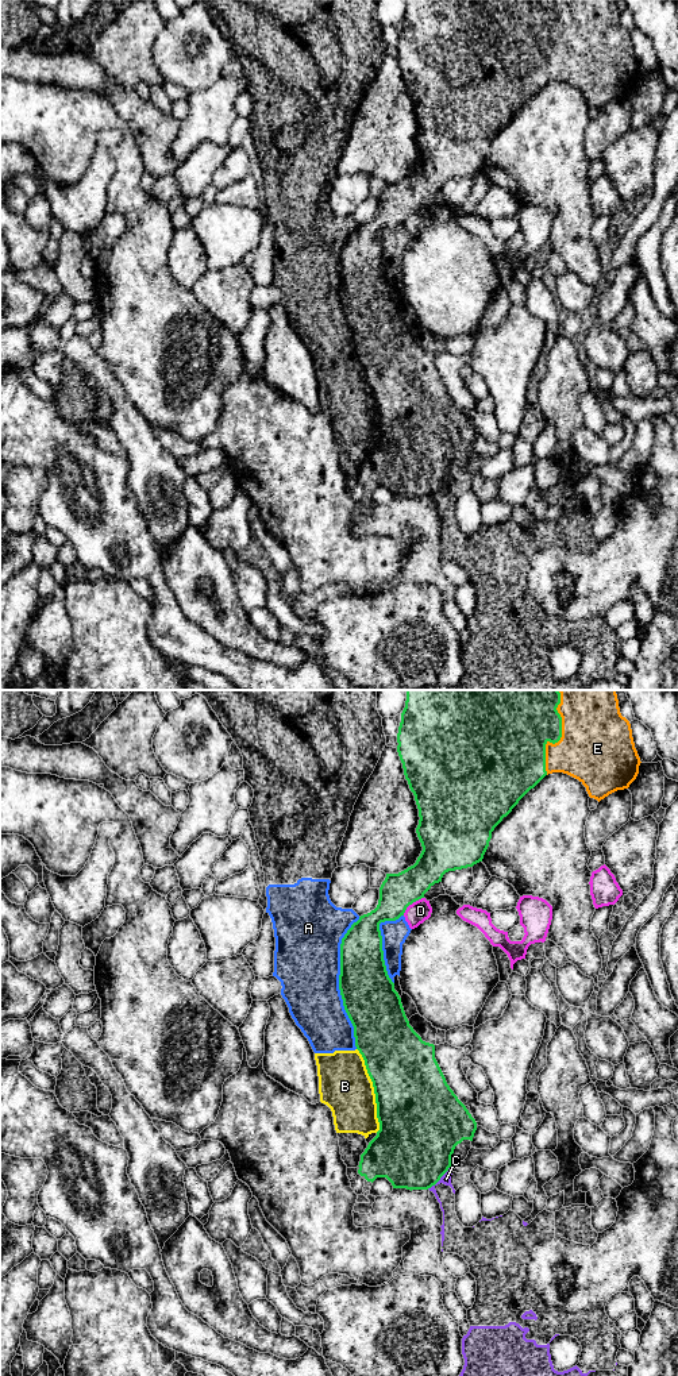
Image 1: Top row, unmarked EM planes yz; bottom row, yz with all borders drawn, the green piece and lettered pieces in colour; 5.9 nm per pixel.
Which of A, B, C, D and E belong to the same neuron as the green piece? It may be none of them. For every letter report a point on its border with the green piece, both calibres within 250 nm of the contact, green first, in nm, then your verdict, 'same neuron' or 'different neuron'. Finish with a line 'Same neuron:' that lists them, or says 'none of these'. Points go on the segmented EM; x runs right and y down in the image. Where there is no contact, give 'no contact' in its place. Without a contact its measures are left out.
A: contact yz (339, 983); calibres 320 and 400 nm; different neuron
B: contact yz (374, 1090); calibres 440 and 320 nm; different neuron
C: contact yz (439, 1179); calibres 460 and 60 nm; different neuron
D: contact yz (411, 904); calibres 220 and 130 nm; different neuron
E: contact yz (561, 736); calibres 400 and 440 nm; same neuron
Same neuron: E

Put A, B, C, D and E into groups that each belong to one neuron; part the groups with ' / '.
A B C / D / E

